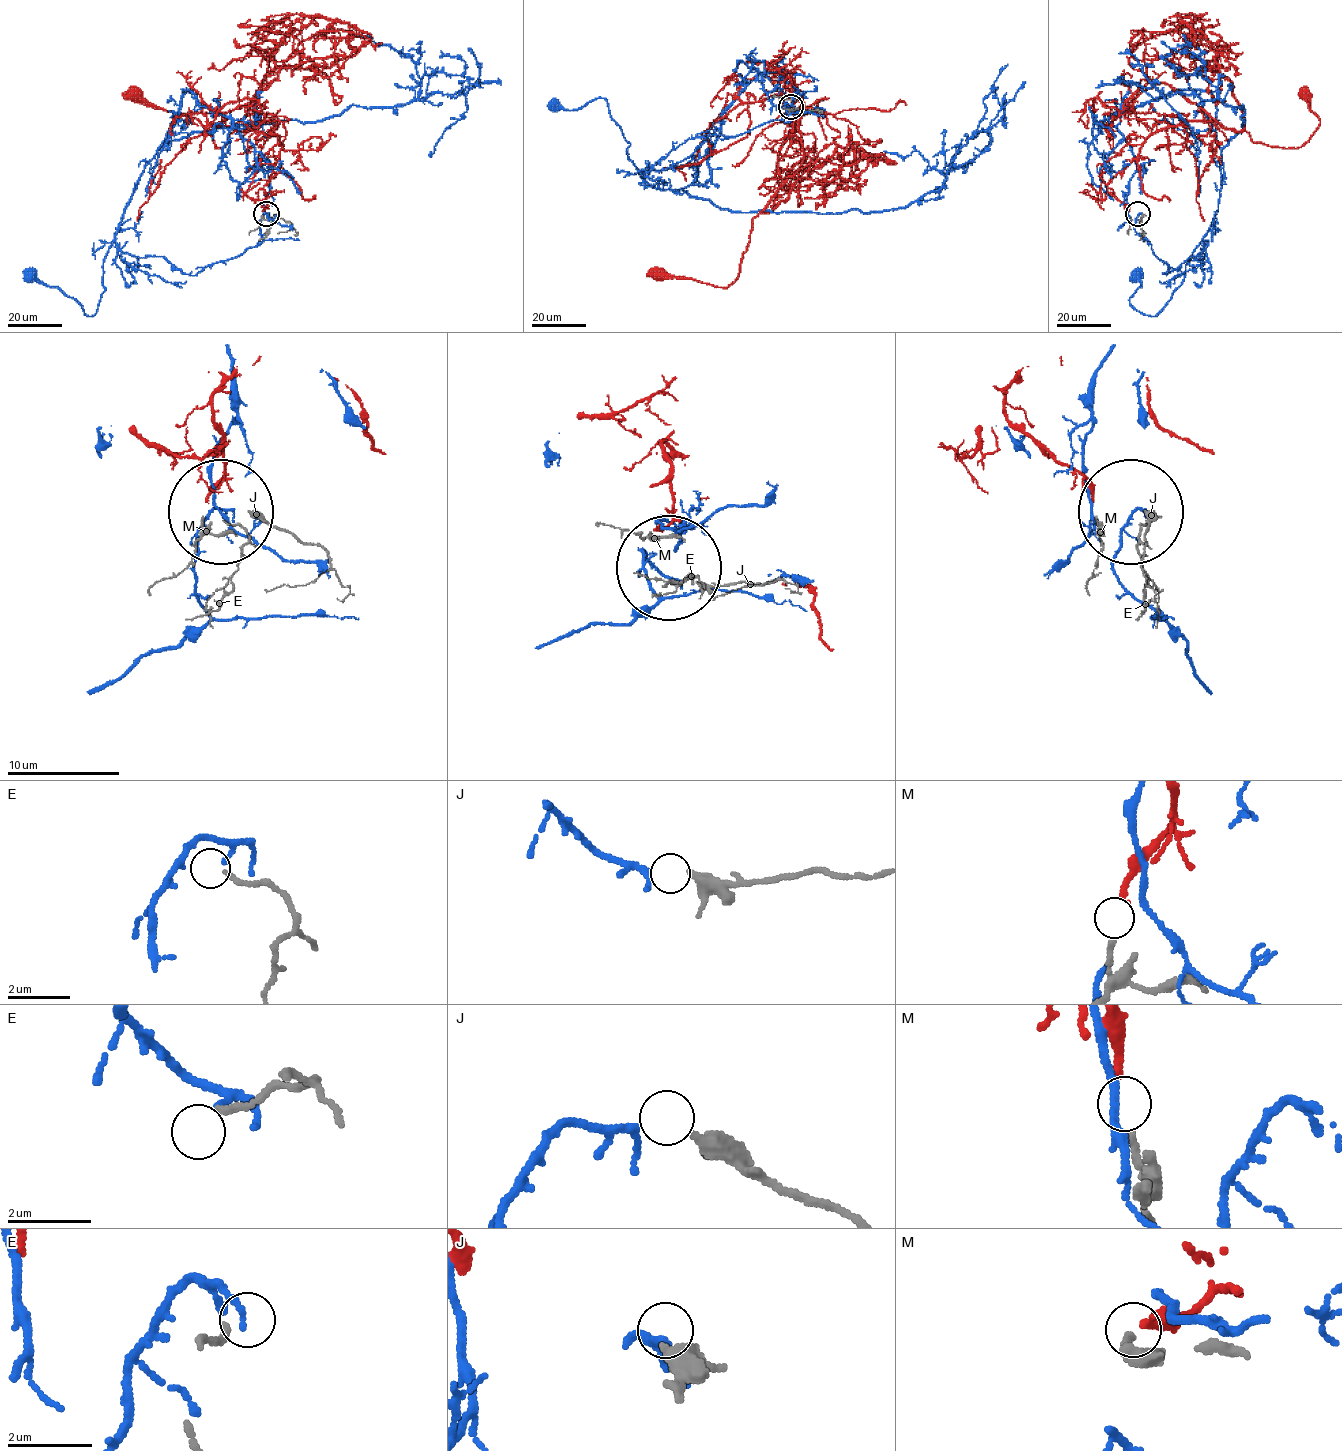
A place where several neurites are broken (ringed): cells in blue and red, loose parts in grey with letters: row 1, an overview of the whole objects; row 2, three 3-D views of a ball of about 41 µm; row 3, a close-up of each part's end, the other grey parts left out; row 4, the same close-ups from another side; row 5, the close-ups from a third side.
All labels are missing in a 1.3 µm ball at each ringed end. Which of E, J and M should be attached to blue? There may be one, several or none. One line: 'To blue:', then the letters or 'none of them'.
To blue: J

